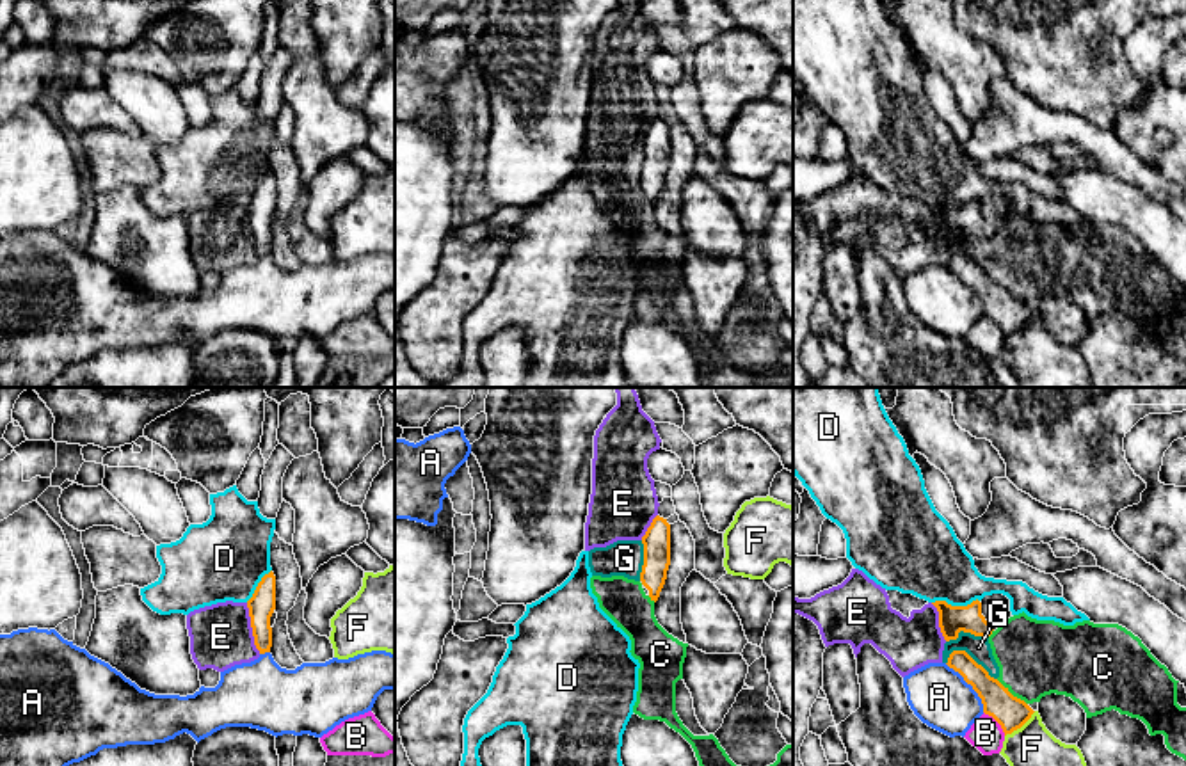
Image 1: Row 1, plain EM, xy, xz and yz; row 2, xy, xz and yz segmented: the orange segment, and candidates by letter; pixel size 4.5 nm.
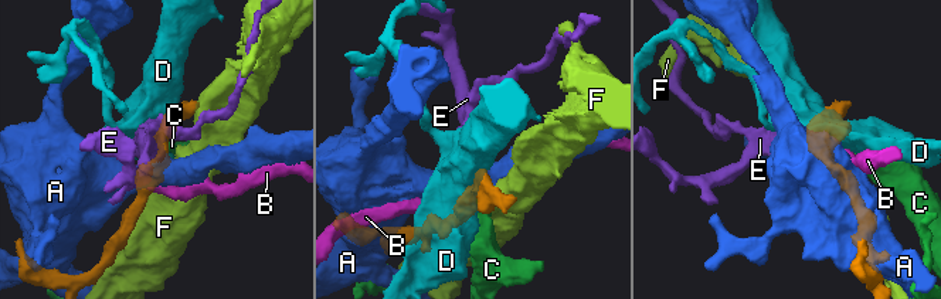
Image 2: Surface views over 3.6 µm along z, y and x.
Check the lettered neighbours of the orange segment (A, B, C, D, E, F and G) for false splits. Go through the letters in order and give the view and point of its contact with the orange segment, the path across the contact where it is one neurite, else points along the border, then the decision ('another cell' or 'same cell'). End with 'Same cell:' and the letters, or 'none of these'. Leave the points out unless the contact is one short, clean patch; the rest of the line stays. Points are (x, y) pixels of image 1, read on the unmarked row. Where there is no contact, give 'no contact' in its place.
A: yz (971, 287) | another cell
B: yz (996, 322) | along yz (984, 313), (1005, 336) | another cell
C: yz (1010, 295) | another cell
D: yz (955, 208) | another cell
E: xy (251, 228) | along xy (246, 205), (253, 246), (260, 255) | another cell
F: yz (1019, 329) | another cell
G: yz (969, 258) | another cell
Same cell: none of these

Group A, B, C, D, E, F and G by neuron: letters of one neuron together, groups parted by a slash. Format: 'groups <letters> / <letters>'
groups A / B / C E G / D / F

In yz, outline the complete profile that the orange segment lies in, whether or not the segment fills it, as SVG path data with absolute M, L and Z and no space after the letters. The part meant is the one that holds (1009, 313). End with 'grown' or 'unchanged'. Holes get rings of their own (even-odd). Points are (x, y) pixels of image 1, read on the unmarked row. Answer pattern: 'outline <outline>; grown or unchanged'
outline M953 252L946 265L978 295L983 315L992 318L1005 338L1021 331L1035 315L1024 302L1014 299L998 281L978 267L966 252Z; unchanged

